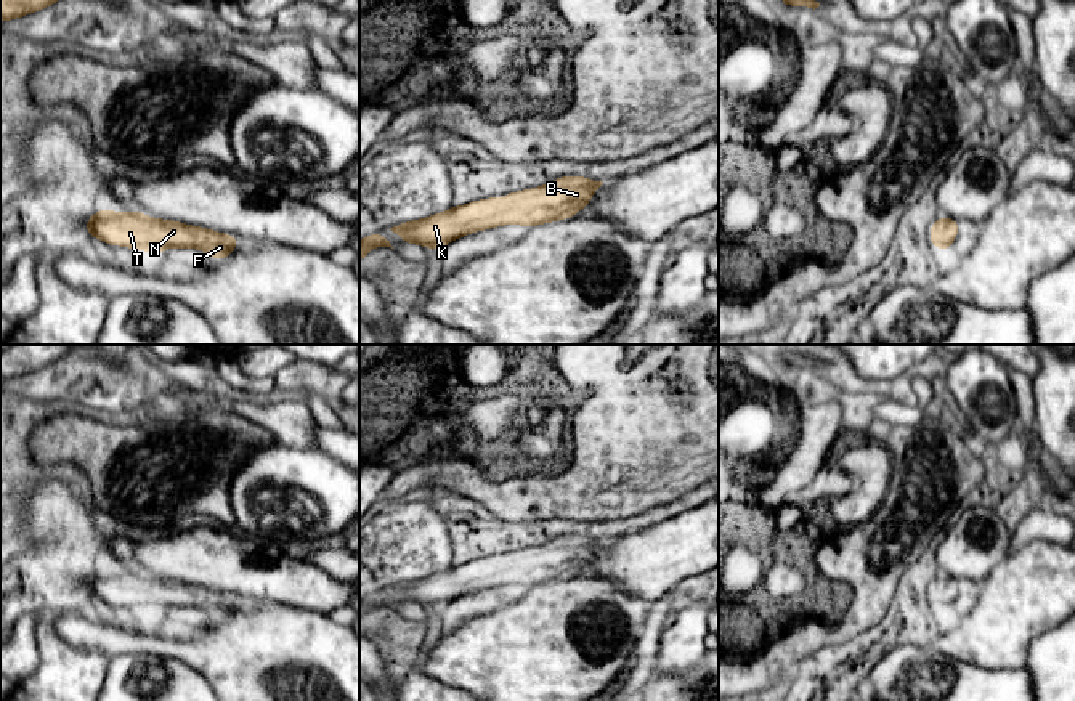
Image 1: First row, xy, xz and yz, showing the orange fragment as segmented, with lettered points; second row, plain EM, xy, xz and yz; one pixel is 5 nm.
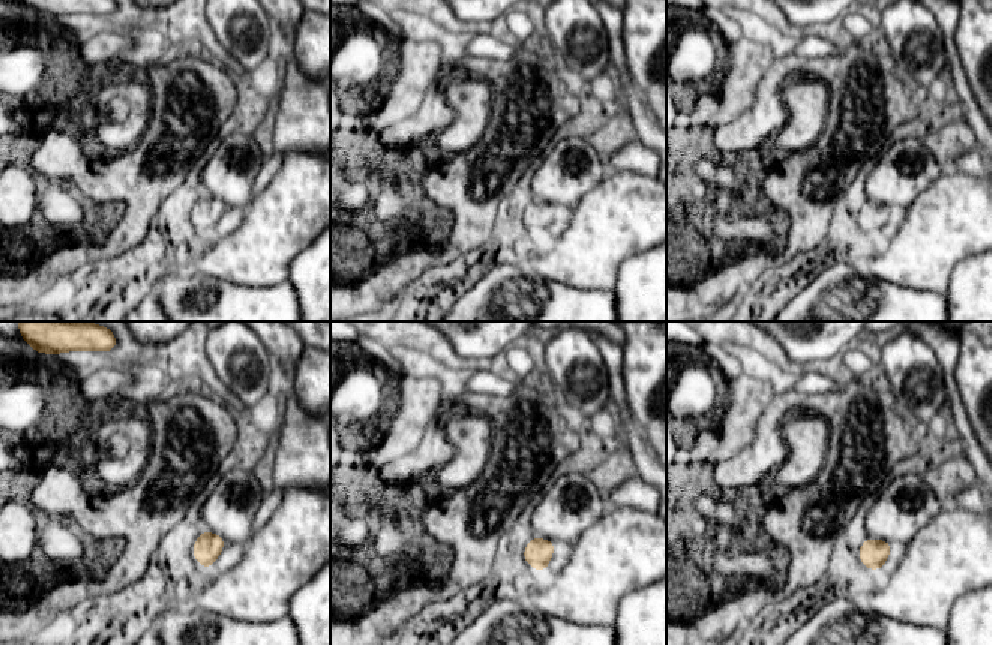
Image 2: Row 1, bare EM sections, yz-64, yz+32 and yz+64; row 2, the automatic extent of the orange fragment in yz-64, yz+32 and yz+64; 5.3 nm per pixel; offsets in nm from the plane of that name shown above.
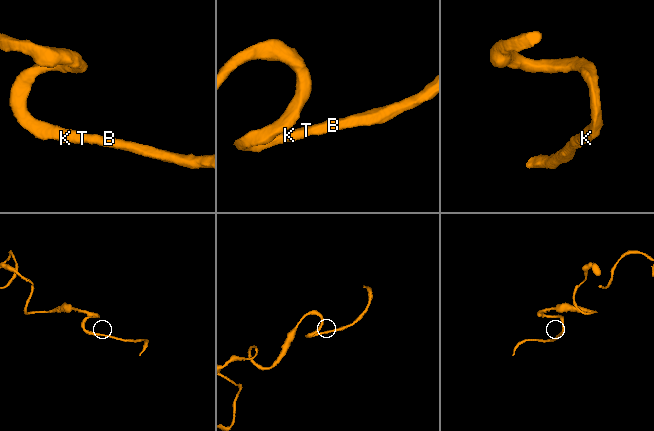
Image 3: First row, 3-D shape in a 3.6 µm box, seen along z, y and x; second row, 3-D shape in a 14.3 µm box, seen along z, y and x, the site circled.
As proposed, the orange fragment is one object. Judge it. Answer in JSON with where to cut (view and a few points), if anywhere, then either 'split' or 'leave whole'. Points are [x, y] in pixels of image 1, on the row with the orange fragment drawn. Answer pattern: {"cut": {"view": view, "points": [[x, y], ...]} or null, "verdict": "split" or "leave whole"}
{"cut": null, "verdict": "leave whole"}

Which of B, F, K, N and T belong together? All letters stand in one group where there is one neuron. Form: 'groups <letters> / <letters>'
groups B F K N T

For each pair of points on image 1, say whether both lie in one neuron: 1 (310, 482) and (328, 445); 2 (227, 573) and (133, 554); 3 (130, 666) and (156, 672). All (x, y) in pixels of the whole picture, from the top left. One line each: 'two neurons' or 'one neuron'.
1: two neurons
2: one neuron
3: one neuron

